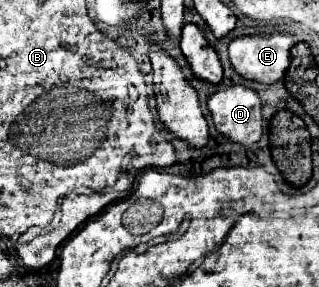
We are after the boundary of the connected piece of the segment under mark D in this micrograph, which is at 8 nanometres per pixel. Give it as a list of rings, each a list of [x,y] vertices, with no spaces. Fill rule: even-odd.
[[[229,86],[215,92],[207,102],[213,124],[229,142],[251,146],[263,132],[259,96],[247,86]]]

